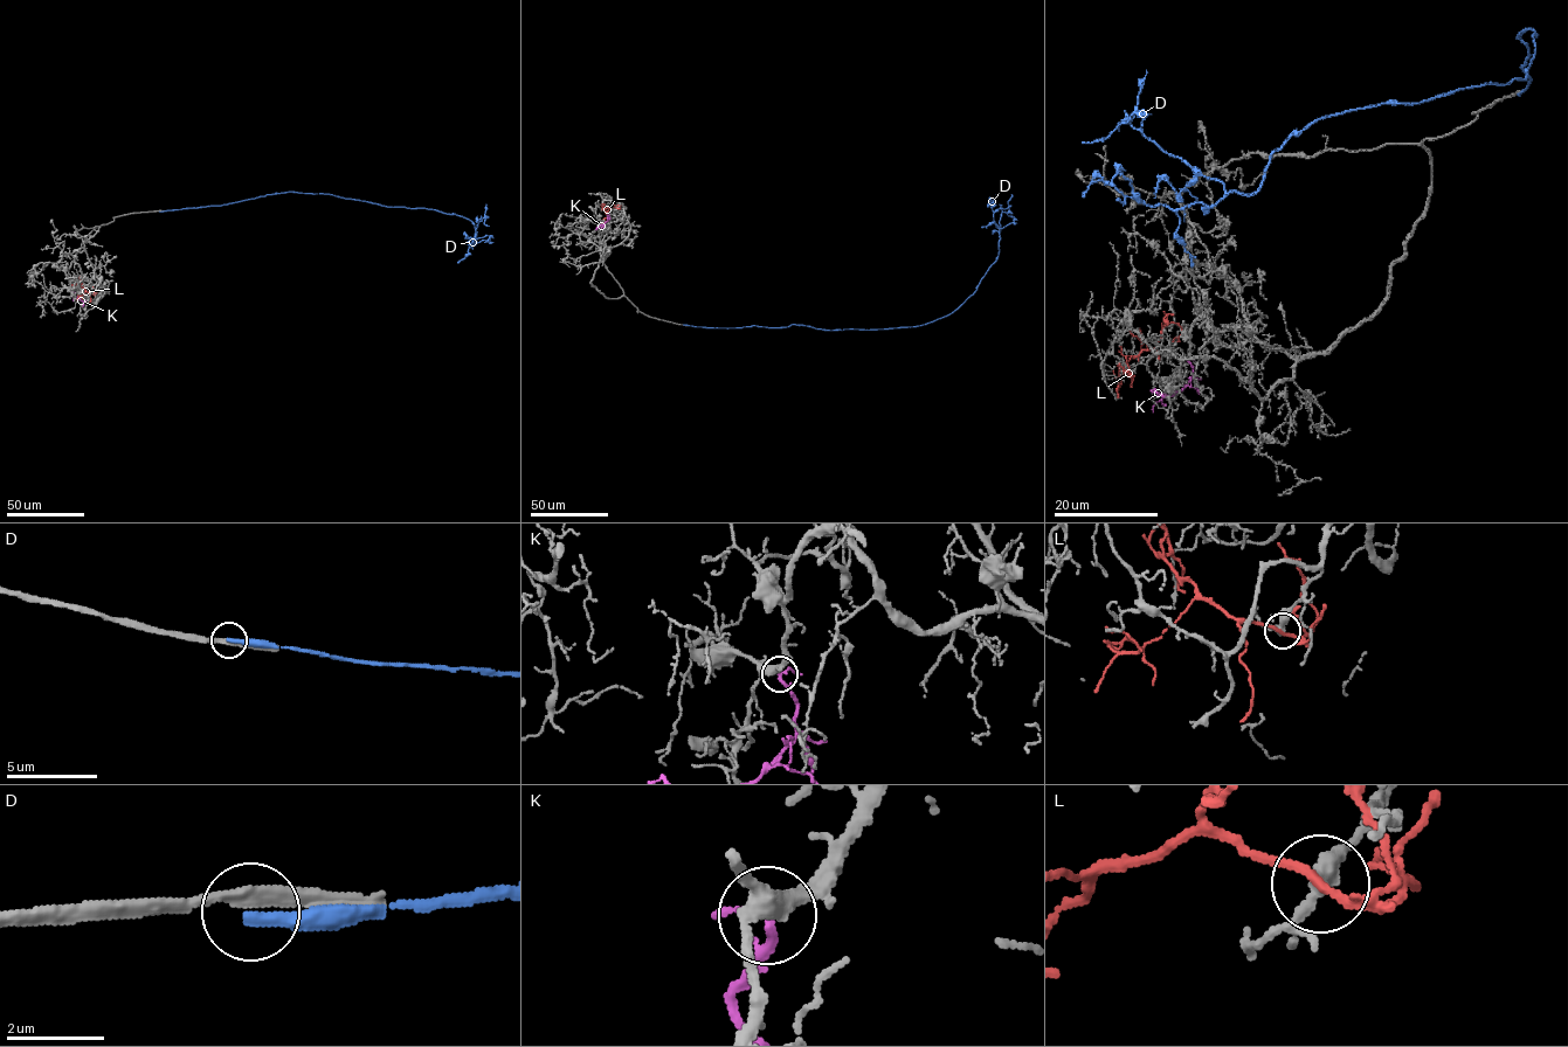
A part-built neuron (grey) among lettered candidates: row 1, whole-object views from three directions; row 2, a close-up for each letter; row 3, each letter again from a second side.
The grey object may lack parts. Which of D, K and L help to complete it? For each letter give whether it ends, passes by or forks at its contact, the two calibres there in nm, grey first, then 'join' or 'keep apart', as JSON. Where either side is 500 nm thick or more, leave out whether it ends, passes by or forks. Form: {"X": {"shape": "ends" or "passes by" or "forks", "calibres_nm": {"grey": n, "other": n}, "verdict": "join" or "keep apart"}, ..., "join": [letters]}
{"D": {"shape": "ends", "calibres_nm": {"grey": 240, "other": 260}, "verdict": "keep apart"}, "K": {"shape": "passes by", "calibres_nm": {"grey": 320, "other": 150}, "verdict": "join"}, "L": {"shape": "passes by", "calibres_nm": {"grey": 280, "other": 170}, "verdict": "keep apart"}, "join": ["K"]}

